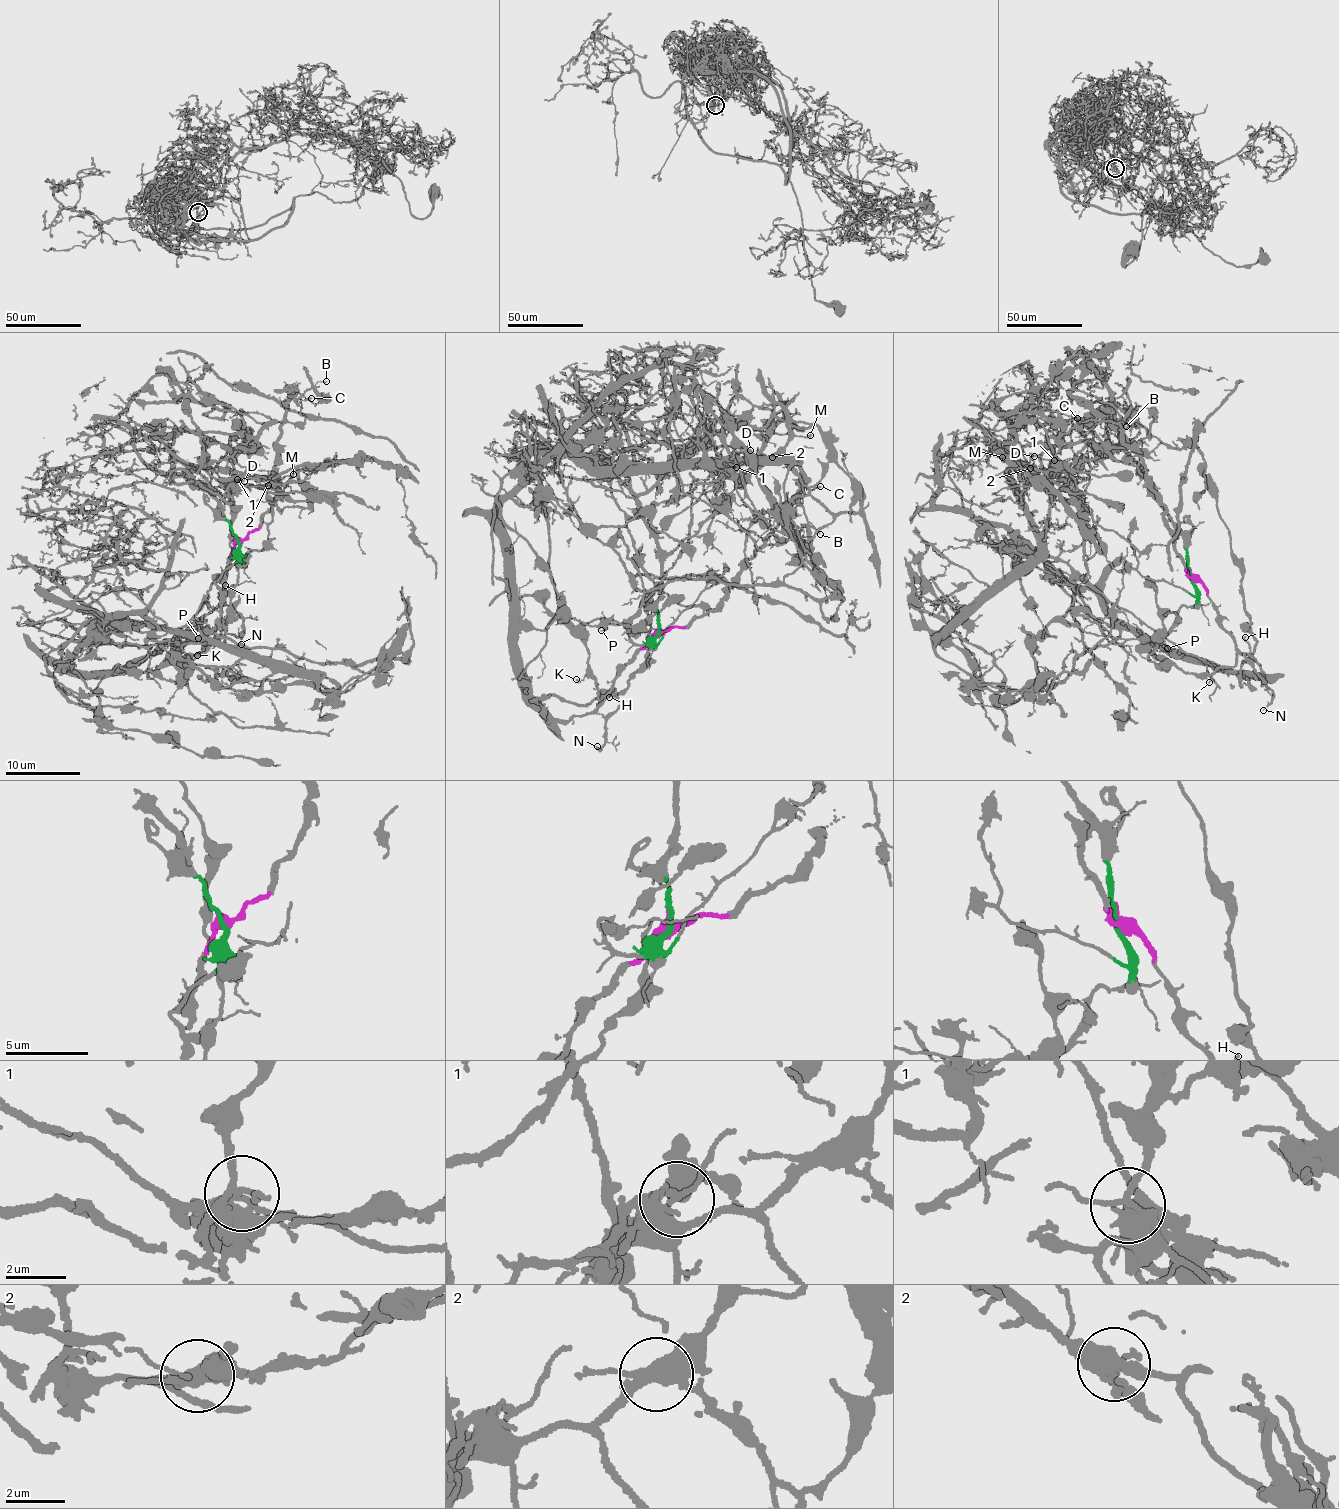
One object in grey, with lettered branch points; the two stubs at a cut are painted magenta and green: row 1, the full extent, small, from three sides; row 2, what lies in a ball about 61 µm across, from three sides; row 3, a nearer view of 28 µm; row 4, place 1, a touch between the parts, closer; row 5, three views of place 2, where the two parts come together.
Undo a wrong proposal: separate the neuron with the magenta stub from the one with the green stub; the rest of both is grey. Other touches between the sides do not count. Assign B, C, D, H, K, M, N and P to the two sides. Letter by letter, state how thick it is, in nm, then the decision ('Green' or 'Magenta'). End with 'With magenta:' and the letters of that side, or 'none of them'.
B: Thickness 90 nm. Magenta
C: Thickness 140 nm. Magenta
D: Thickness 130 nm. Green
H: Thickness 150 nm. Magenta
K: Thickness 110 nm. Magenta
M: Thickness 170 nm. Green
N: Thickness 90 nm. Magenta
P: Thickness 130 nm. Green
With magenta: B, C, H, K, N

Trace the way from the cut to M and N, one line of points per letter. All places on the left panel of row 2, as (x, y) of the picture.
M: (237, 541), (222, 506), (191, 477), (211, 489), (233, 485), (258, 487), (293, 474)
N: (237, 541), (228, 561), (224, 585), (226, 601), (220, 605), (234, 610), (243, 622), (240, 645)

